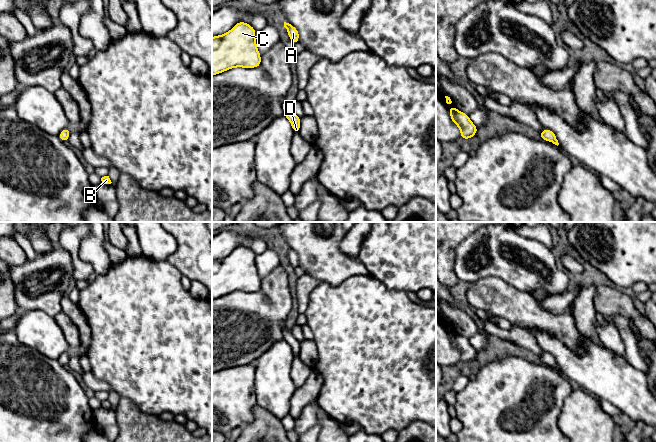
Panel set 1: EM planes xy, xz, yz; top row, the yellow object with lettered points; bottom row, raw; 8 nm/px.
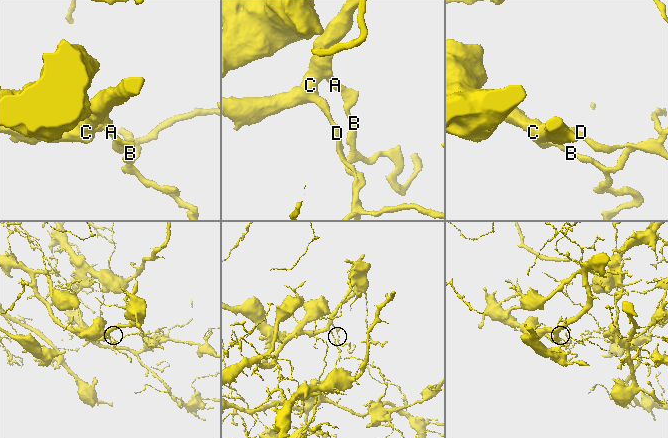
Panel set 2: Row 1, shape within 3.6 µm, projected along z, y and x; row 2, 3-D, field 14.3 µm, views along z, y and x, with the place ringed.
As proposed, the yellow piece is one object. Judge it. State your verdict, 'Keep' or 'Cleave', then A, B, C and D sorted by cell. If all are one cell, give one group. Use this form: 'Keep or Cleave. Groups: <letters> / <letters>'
Cleave. Groups: A B D / C

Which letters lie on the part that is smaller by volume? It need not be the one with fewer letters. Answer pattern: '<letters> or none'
A, B, D

